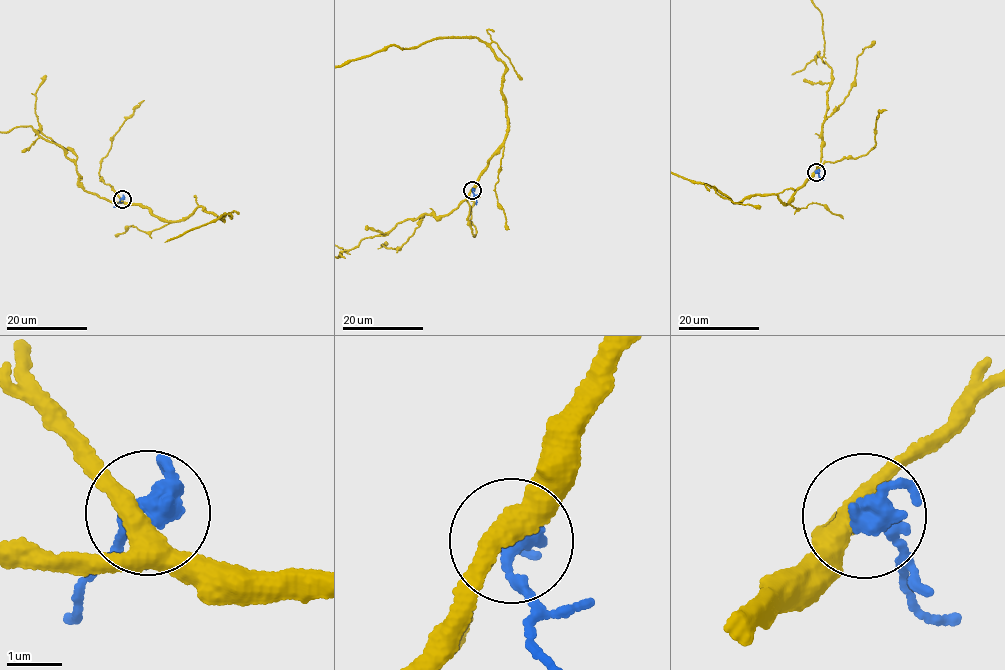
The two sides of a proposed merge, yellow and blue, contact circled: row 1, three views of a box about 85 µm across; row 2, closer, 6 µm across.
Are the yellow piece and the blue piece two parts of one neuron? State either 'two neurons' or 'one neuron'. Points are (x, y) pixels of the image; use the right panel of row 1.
two neurons

